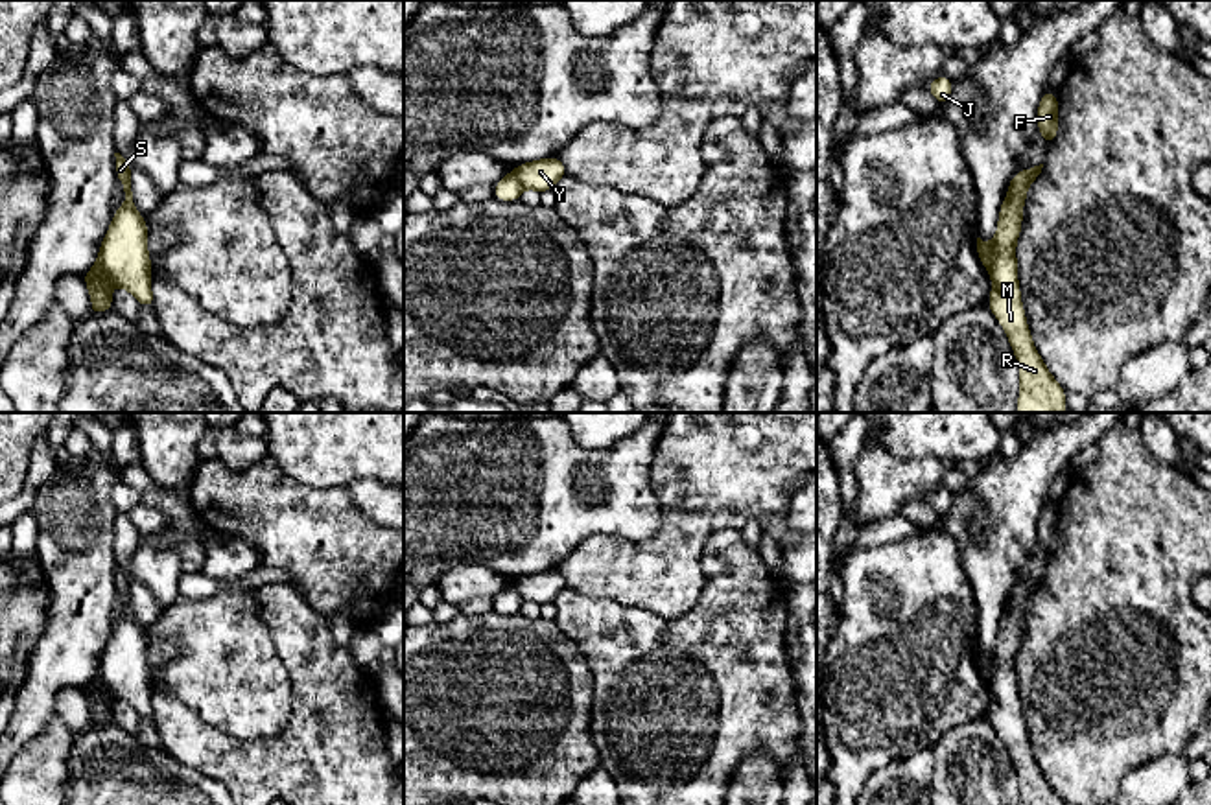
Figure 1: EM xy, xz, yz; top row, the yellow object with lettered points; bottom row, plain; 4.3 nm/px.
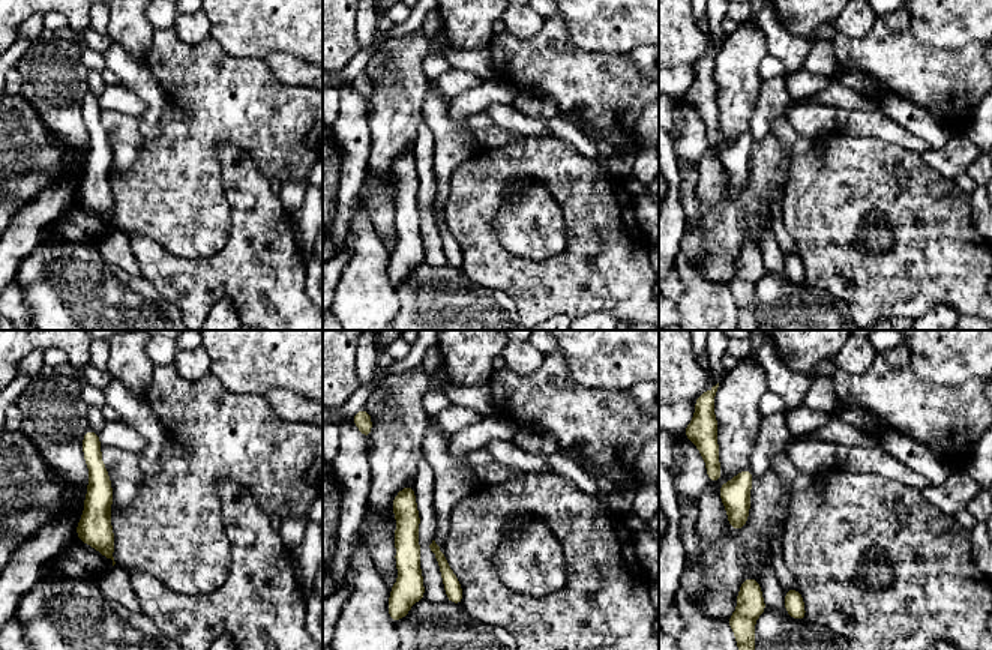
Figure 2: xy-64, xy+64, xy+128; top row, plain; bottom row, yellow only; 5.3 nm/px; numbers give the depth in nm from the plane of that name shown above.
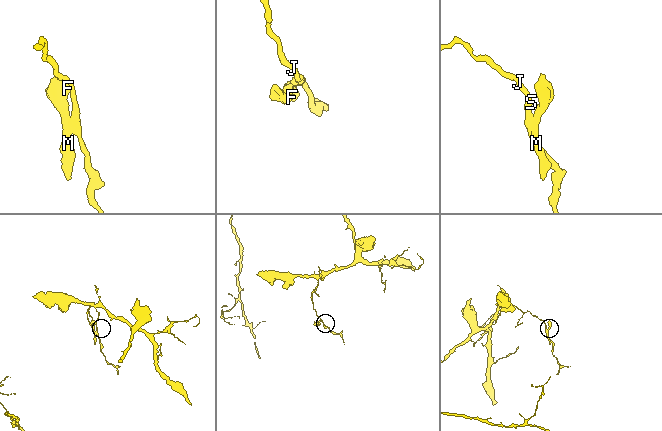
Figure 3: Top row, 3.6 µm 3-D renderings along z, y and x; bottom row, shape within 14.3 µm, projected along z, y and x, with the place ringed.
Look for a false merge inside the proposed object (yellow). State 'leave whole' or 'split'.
split

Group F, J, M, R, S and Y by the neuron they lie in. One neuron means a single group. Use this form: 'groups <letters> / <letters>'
groups F M R / J S Y

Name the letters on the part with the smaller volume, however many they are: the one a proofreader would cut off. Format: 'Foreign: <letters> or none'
Foreign: F, M, R

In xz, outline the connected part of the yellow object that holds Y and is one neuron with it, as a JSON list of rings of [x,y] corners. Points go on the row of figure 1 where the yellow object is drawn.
[[[549,157],[520,164],[512,173],[523,188],[542,193],[553,190],[553,186],[566,175],[566,169],[558,157]]]

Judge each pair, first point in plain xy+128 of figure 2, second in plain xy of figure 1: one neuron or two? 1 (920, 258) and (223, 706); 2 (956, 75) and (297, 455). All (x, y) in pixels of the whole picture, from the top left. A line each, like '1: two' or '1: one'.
1: two
2: two

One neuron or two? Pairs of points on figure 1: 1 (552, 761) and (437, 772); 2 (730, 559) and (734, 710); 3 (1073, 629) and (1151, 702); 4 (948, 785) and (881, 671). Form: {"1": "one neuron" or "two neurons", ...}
{"1": "one neuron", "2": "one neuron", "3": "one neuron", "4": "two neurons"}

